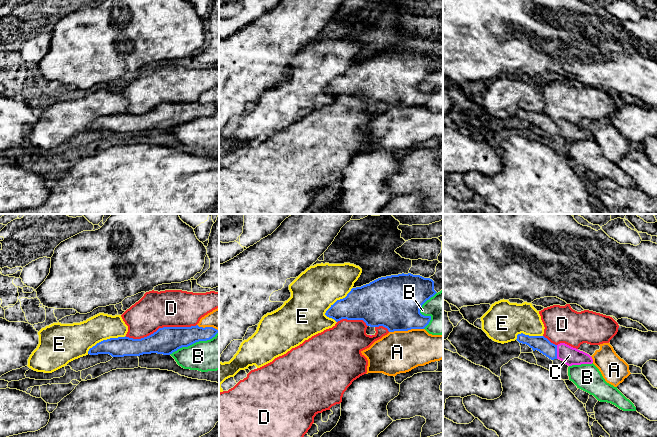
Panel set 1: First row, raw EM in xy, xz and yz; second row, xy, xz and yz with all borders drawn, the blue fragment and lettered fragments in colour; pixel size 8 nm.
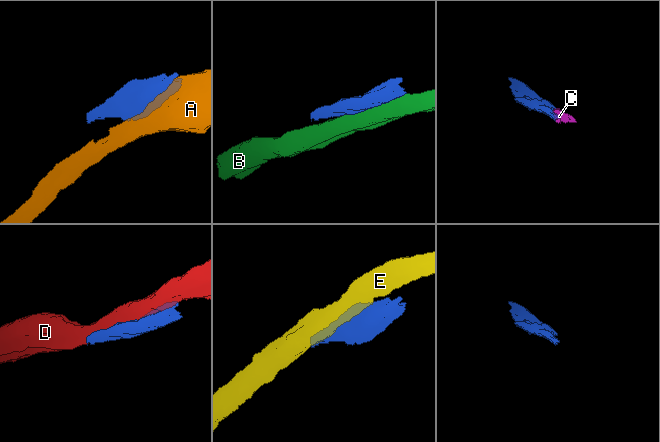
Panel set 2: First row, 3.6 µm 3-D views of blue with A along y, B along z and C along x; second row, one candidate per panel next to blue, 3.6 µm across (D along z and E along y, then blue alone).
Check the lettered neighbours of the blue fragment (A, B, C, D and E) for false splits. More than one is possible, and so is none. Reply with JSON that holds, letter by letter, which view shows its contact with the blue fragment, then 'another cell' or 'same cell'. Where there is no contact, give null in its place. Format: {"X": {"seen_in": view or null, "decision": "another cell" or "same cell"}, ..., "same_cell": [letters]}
{"A": {"seen_in": "xz", "decision": "another cell"}, "B": {"seen_in": "xy", "decision": "another cell"}, "C": {"seen_in": "yz", "decision": "same cell"}, "D": {"seen_in": "xy", "decision": "another cell"}, "E": {"seen_in": "xz", "decision": "another cell"}, "same_cell": ["C"]}

